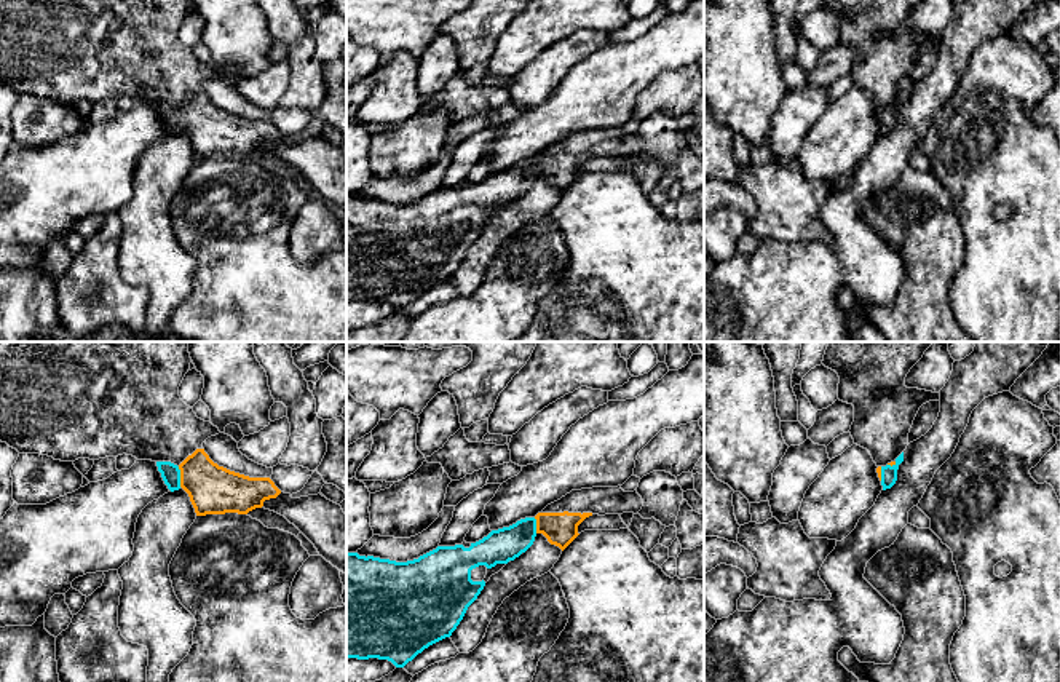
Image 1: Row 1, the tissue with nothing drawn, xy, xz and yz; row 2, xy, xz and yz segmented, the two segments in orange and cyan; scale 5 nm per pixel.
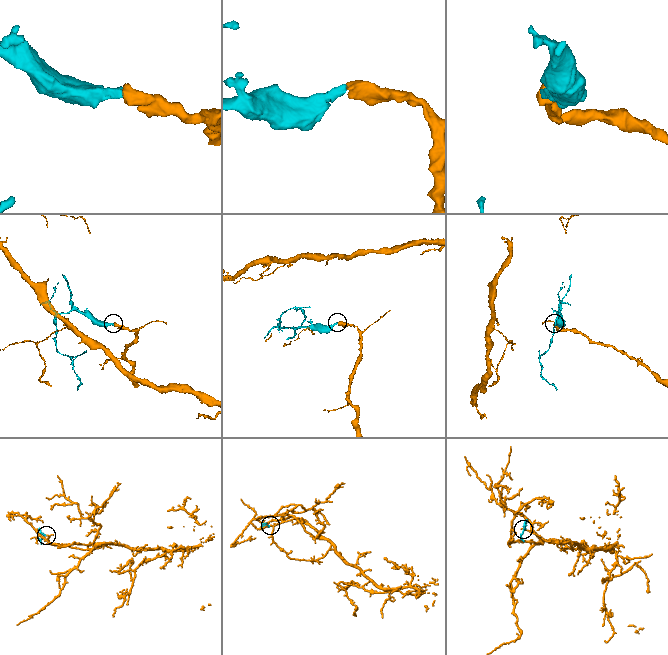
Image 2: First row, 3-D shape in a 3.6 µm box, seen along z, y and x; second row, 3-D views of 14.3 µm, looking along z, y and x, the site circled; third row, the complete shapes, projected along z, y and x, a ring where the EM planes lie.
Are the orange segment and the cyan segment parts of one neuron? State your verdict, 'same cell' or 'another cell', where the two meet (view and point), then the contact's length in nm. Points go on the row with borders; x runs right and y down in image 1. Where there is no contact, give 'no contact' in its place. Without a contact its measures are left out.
same cell; meets orange in xy at (181, 476); contact 110 nm long

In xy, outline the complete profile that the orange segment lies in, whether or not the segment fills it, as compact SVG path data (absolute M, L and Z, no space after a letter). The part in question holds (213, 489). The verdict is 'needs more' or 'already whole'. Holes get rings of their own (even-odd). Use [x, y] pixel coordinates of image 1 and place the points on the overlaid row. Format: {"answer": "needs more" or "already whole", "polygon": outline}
{"answer": "needs more", "polygon": "M196 449L179 466L156 462L171 492L180 487L188 494L196 516L238 513L262 508L281 490L270 478L249 478L214 463L204 449Z"}

